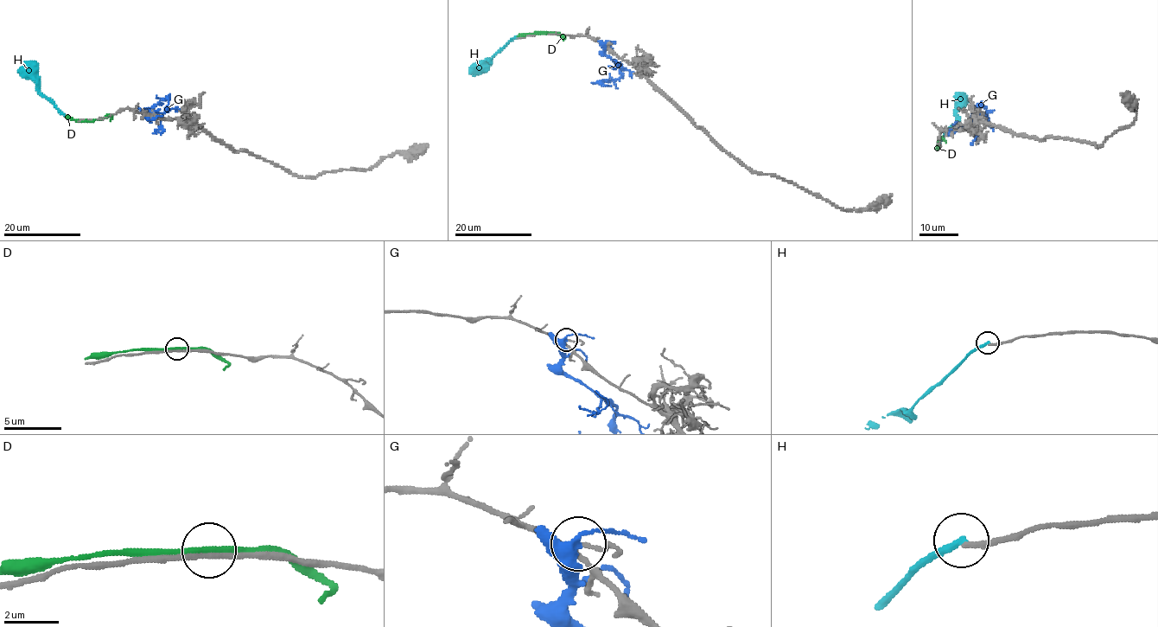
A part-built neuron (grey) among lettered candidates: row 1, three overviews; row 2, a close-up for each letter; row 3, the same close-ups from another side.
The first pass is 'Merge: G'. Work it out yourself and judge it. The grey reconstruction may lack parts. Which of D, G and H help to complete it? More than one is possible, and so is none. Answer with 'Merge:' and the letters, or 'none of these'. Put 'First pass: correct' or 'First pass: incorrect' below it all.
Merge: none of these
First pass: incorrect

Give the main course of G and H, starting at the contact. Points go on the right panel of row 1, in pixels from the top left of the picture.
G: (951, 133), (970, 123), (972, 110), (978, 105), (983, 106), (989, 125), (994, 126)
H: (939, 144), (943, 135), (957, 122), (956, 110), (964, 93)

